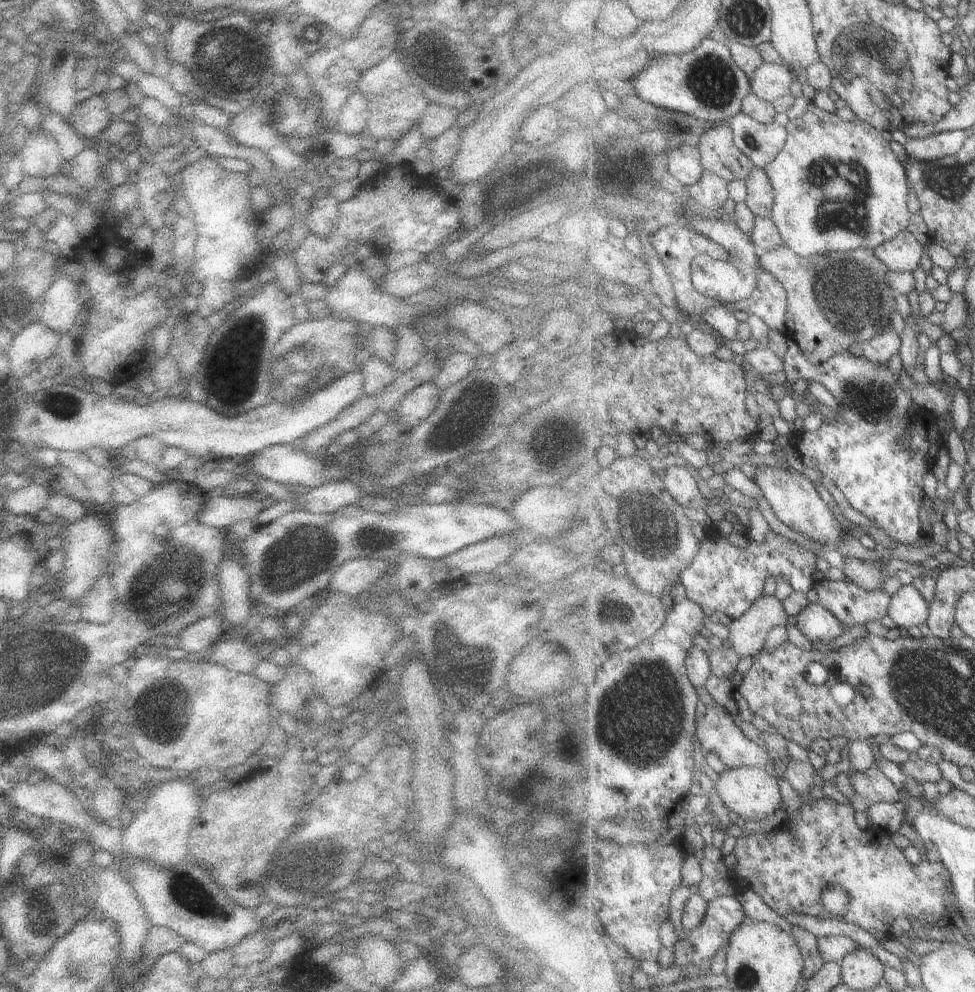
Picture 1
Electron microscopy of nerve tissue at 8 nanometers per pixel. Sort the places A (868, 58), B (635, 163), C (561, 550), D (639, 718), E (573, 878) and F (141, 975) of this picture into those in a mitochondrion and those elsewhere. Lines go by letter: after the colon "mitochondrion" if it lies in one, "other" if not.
A: mitochondrion
B: mitochondrion
C: other
D: mitochondrion
E: other
F: other

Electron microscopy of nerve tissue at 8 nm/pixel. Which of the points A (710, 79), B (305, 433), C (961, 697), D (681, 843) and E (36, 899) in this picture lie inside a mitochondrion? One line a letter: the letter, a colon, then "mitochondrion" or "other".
A: mitochondrion
B: other
C: mitochondrion
D: other
E: other

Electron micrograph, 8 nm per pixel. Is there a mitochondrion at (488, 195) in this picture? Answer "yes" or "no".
no

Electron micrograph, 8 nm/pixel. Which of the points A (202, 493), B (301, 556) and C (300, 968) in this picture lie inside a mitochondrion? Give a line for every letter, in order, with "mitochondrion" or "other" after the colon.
A: other
B: mitochondrion
C: other

